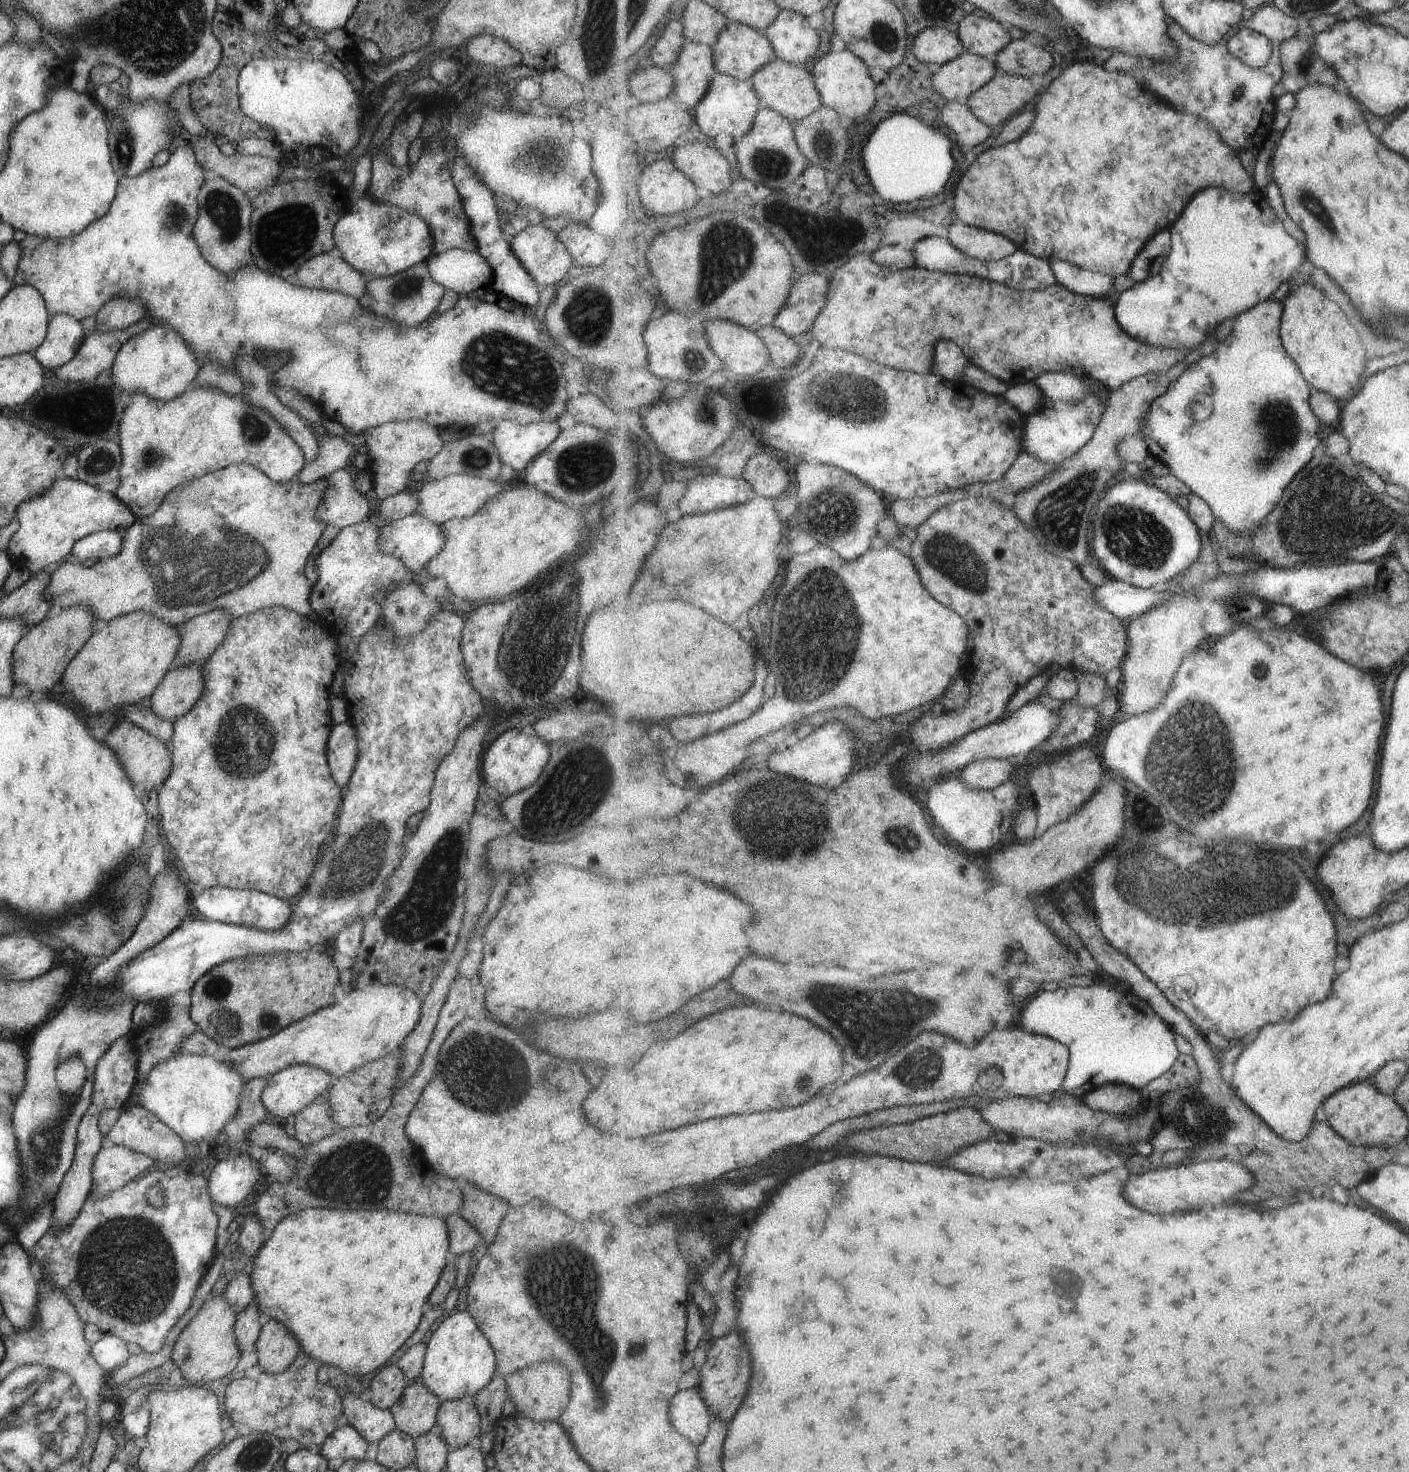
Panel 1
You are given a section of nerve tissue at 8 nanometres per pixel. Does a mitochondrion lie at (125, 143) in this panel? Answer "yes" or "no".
yes

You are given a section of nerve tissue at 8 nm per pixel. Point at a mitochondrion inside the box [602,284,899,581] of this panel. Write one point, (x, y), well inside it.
(830, 396)

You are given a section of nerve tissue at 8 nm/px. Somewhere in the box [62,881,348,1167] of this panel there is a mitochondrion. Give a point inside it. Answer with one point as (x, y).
(222, 1024)

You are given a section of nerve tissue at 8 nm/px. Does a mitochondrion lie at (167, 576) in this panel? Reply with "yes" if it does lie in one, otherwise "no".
yes

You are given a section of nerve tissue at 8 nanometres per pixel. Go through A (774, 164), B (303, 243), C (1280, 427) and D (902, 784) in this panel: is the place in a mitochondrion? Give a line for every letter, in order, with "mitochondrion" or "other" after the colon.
A: mitochondrion
B: other
C: mitochondrion
D: other

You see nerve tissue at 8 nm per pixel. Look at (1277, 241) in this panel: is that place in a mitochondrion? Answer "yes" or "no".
no

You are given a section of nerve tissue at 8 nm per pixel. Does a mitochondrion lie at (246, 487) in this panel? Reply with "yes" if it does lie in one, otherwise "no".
no

